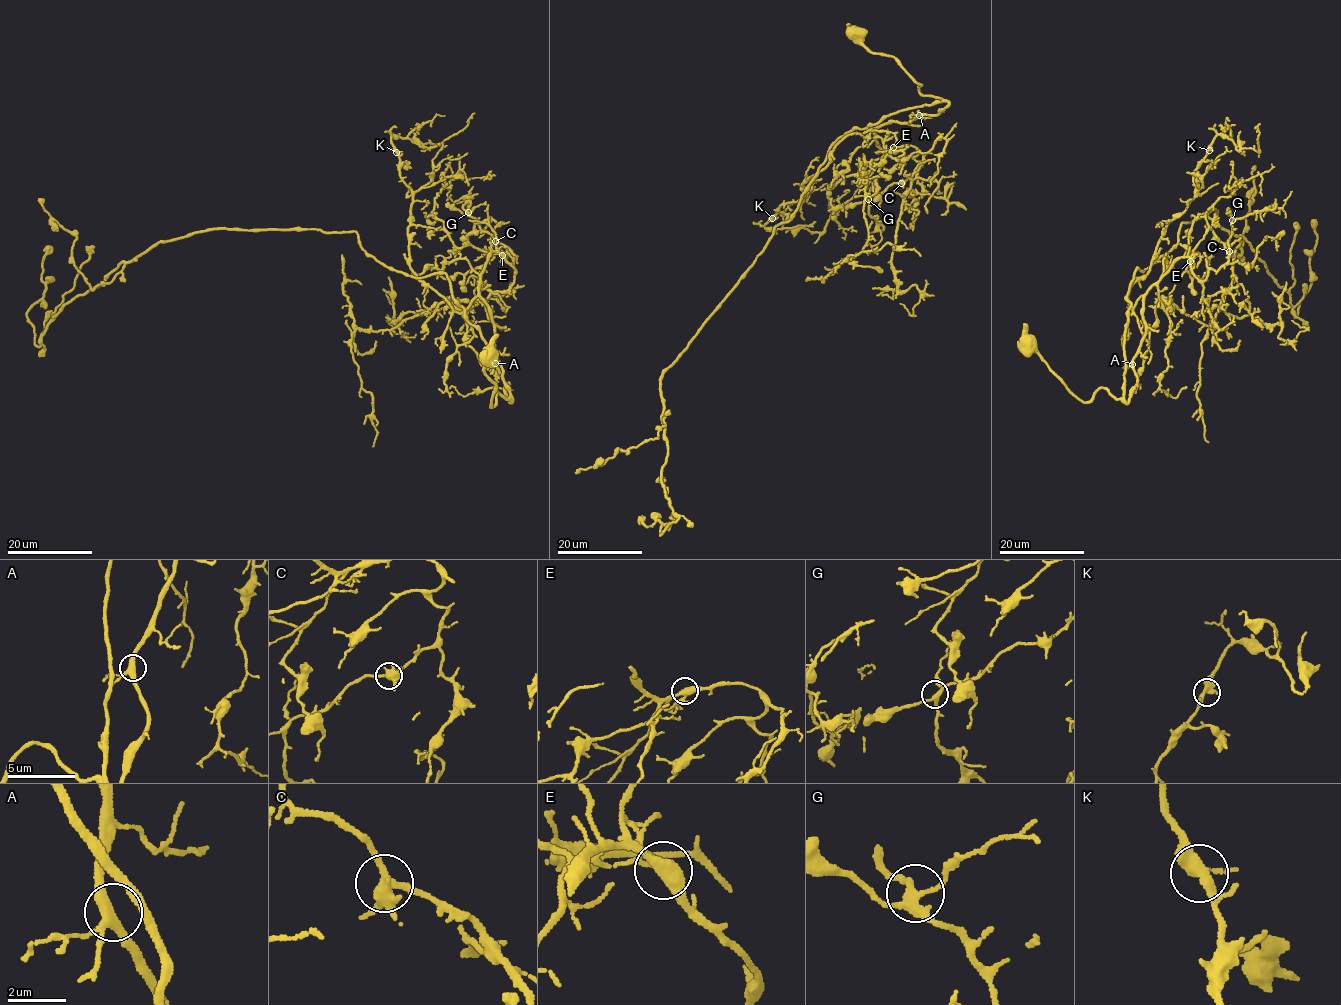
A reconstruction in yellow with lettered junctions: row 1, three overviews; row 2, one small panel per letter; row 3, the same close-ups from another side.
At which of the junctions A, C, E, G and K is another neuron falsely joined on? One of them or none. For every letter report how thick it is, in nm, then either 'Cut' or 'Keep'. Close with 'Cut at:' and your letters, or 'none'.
A: Thickness 340 nm. Keep
C: Thickness 360 nm. Keep
E: Thickness 360 nm. Keep
G: Thickness 280 nm. Keep
K: Thickness 360 nm. Keep
Cut at: none

